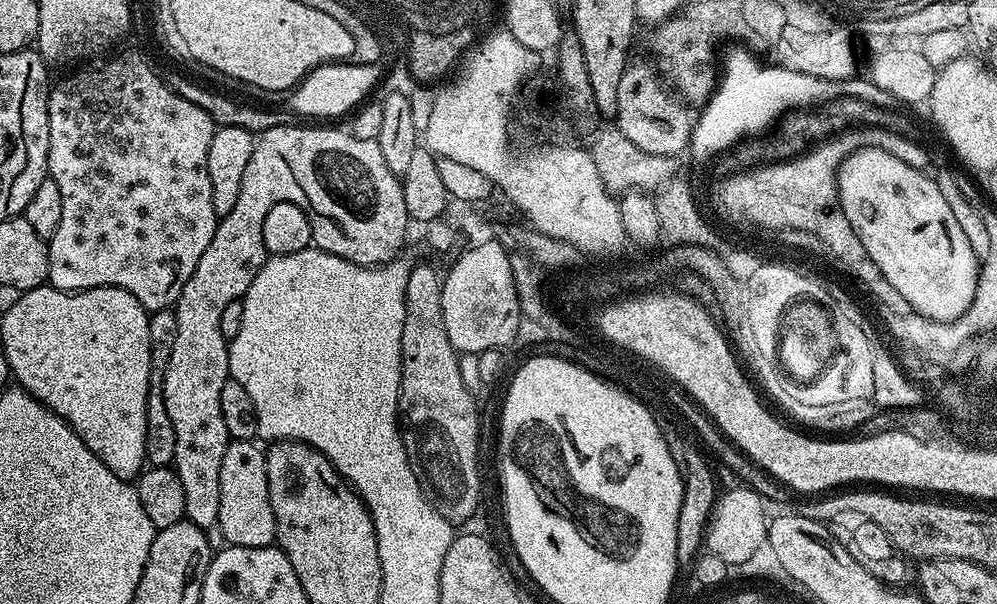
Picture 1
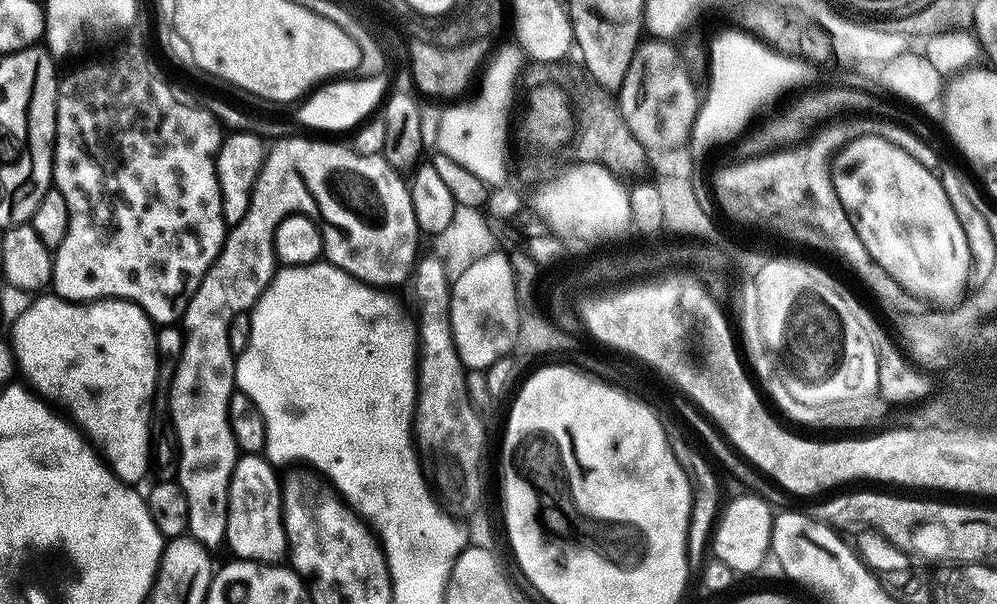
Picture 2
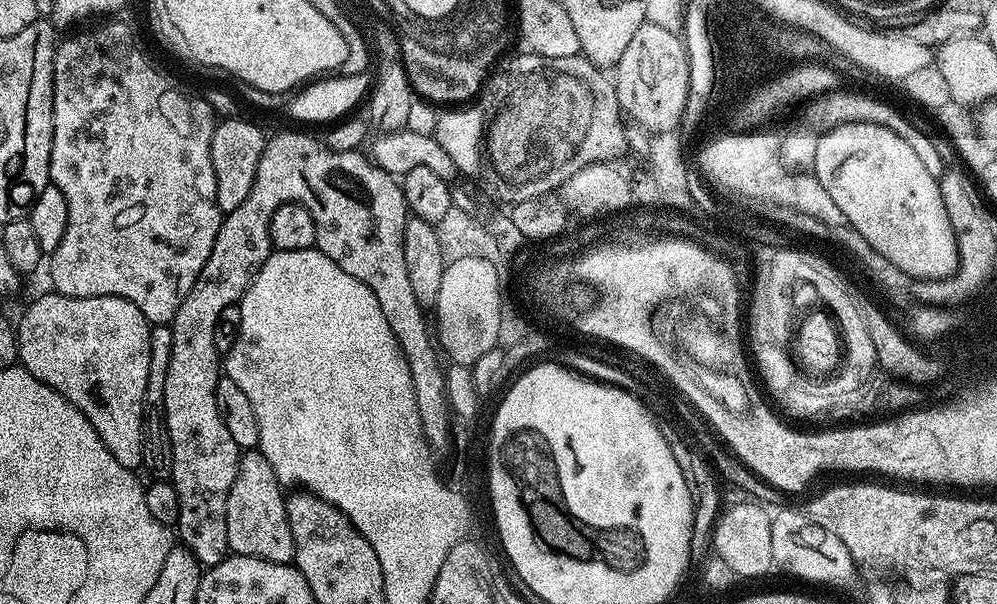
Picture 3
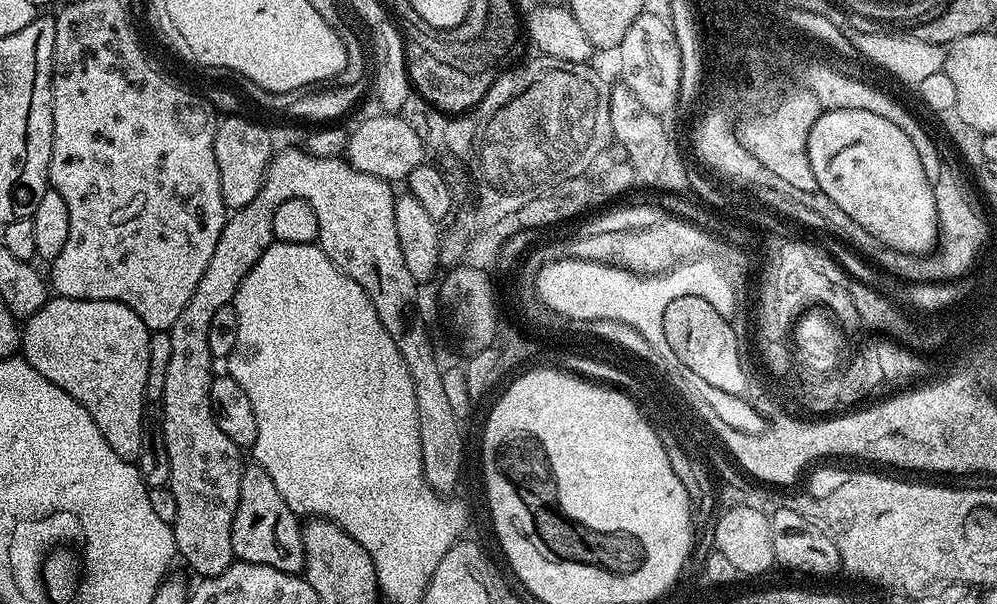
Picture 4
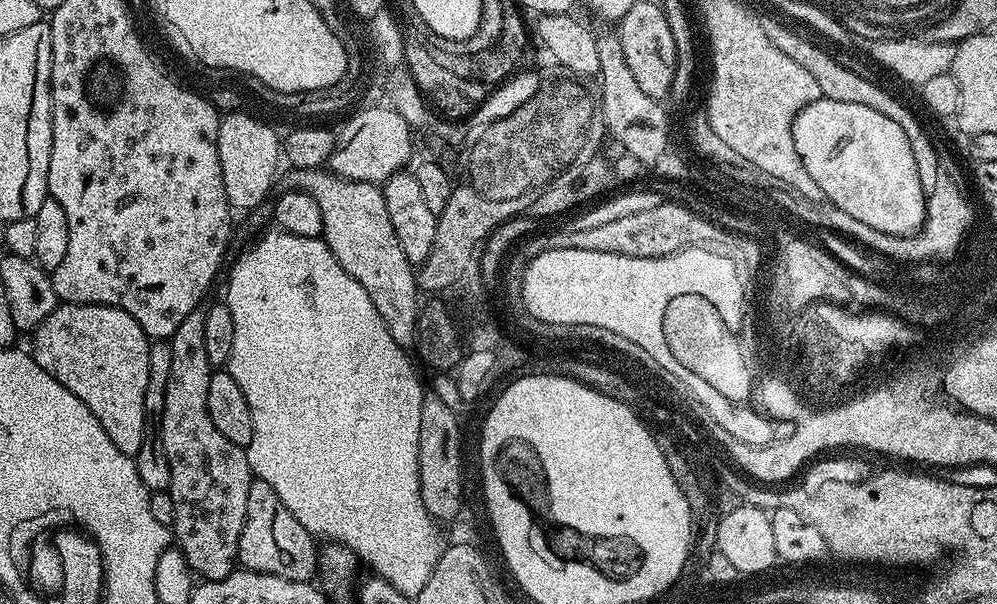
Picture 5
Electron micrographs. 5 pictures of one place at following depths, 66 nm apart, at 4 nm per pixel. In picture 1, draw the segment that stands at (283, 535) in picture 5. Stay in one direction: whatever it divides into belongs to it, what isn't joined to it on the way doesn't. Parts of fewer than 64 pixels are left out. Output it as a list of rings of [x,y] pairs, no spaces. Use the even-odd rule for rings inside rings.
[[[232,440],[228,445],[226,454],[222,458],[222,474],[220,475],[220,481],[222,482],[222,502],[219,506],[219,518],[220,522],[218,525],[218,532],[221,532],[225,536],[227,543],[229,545],[237,544],[243,548],[267,548],[269,545],[276,540],[276,519],[274,518],[274,506],[272,505],[272,498],[270,494],[270,486],[268,485],[268,461],[266,459],[265,453],[260,452],[259,443],[253,442],[251,440]]]

